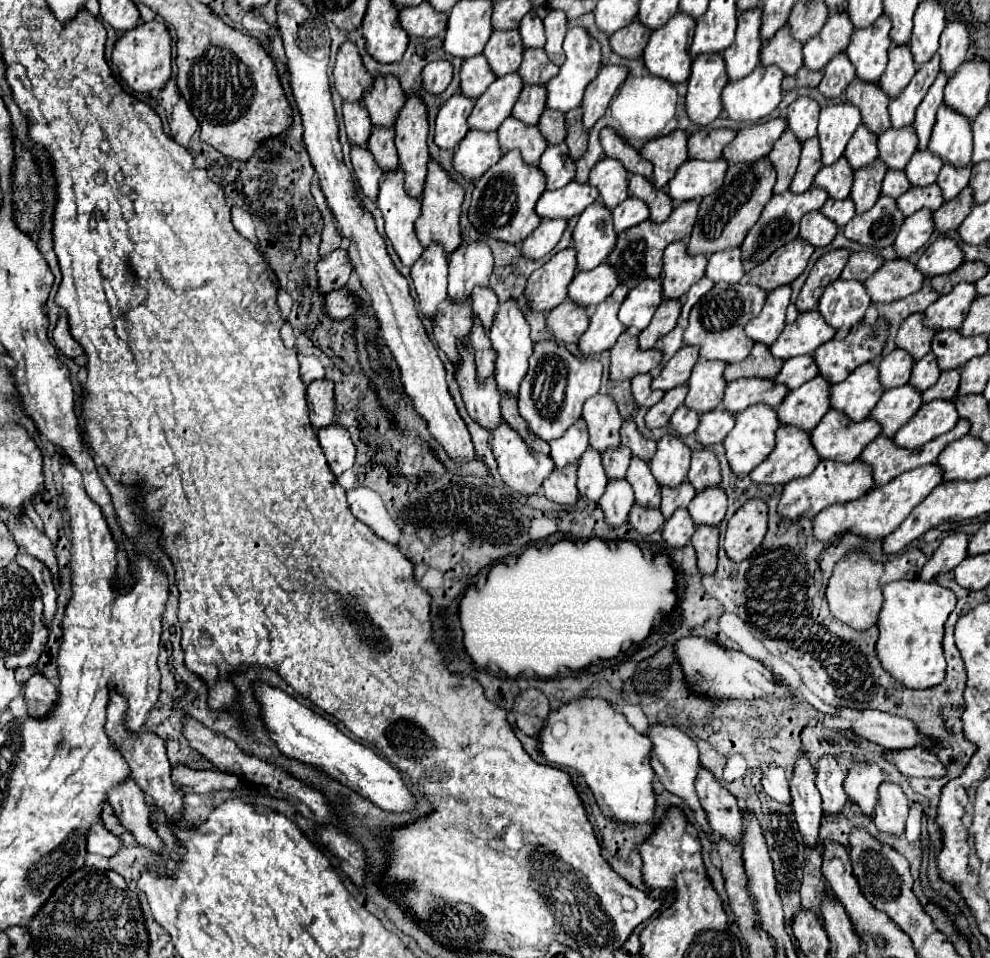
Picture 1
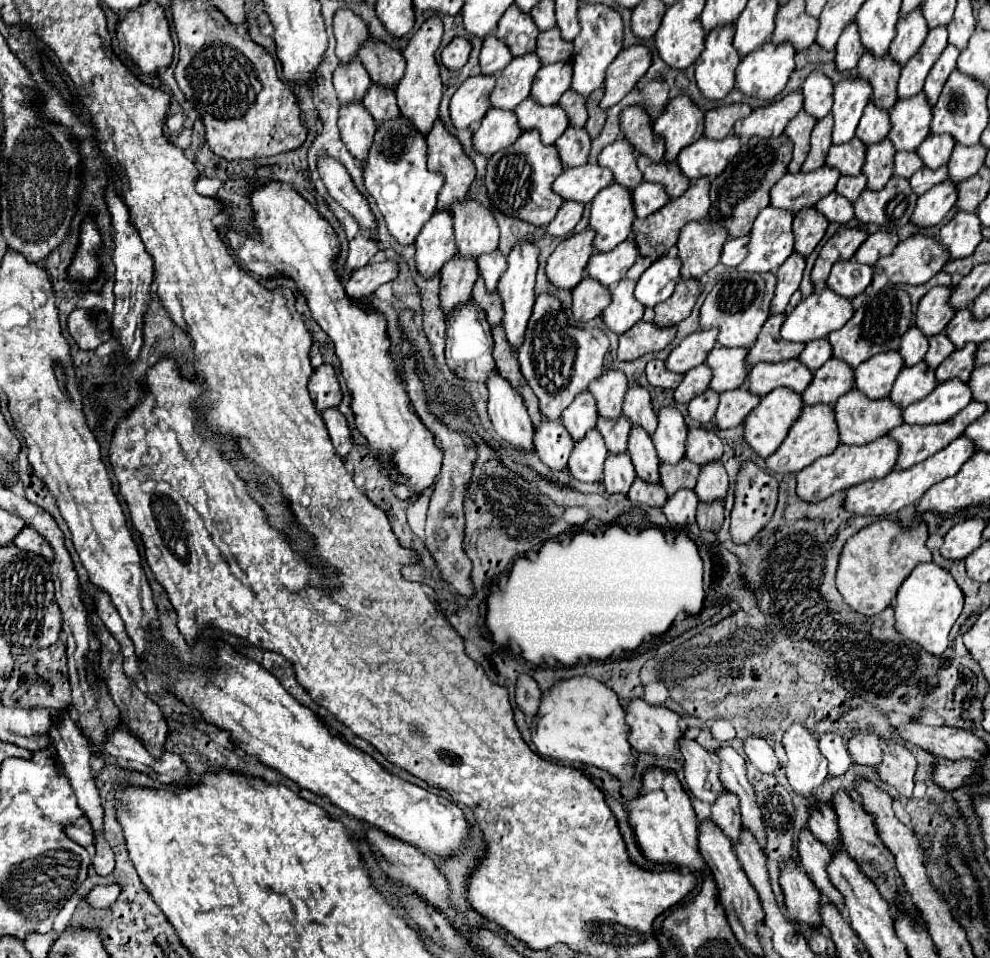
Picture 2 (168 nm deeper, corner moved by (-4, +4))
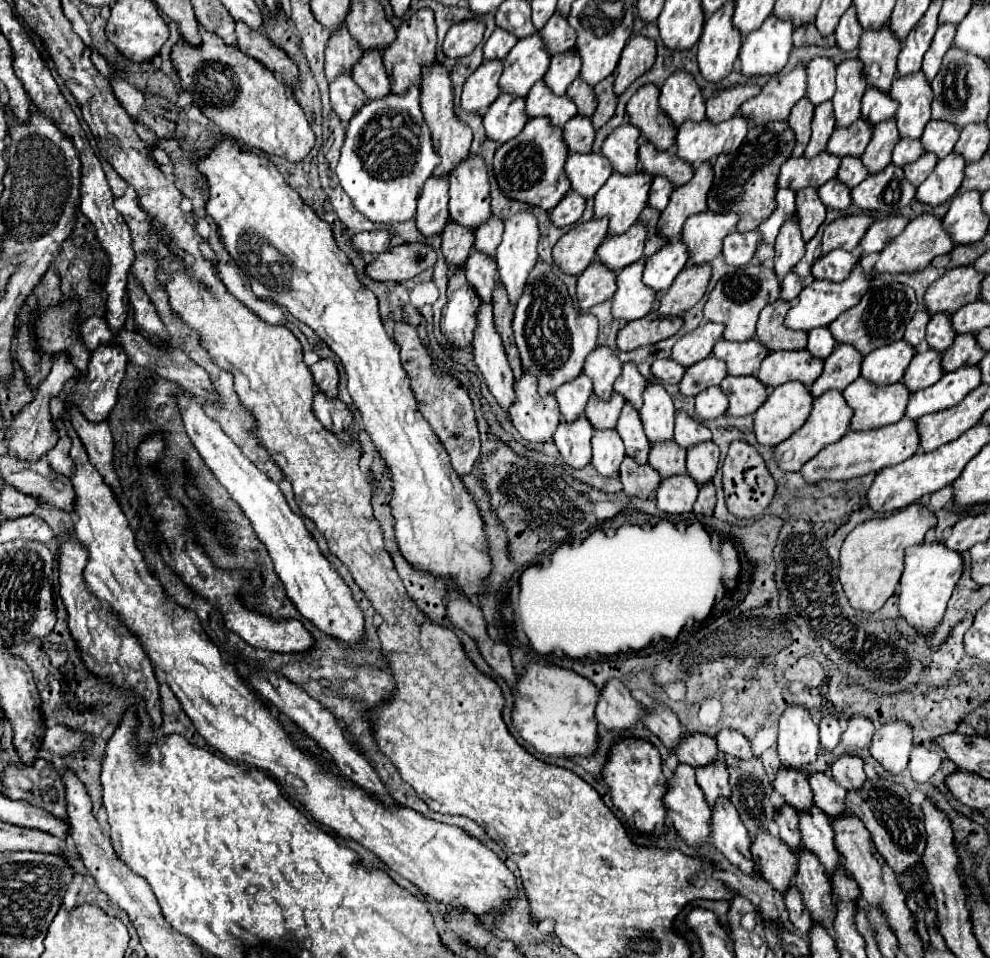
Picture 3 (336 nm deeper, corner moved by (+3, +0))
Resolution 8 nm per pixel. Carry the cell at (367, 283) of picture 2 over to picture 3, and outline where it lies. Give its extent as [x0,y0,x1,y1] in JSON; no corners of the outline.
[366,243,436,281]

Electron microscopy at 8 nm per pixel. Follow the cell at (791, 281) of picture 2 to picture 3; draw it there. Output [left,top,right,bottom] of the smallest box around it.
[774,213,804,279]

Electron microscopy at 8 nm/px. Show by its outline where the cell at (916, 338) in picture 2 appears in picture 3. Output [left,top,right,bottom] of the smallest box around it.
[904,309,930,347]

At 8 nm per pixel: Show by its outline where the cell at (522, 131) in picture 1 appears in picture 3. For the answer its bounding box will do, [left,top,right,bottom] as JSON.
[526,79,578,125]

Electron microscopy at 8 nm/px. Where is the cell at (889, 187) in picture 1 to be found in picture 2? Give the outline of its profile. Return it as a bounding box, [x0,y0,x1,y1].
[895,151,923,179]

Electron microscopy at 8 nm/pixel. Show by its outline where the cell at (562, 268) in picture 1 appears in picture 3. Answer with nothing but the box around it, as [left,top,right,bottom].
[554,219,608,275]

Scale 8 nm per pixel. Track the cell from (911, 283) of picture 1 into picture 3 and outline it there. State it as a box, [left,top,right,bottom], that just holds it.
[876,215,954,273]

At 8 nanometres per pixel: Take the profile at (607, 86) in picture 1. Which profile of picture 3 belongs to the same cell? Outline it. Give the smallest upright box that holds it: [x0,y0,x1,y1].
[614,35,656,95]

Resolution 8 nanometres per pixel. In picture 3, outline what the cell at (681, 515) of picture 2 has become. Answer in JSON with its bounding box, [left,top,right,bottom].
[656,475,698,513]

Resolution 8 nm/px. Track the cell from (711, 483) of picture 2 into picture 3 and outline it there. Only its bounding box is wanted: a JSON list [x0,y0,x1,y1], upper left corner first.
[686,441,720,485]

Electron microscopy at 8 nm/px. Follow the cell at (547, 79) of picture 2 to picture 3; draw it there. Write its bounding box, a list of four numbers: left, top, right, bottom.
[544,49,582,95]

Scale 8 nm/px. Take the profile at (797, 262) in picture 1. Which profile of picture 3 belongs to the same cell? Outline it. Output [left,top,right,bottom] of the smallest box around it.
[796,187,826,241]

